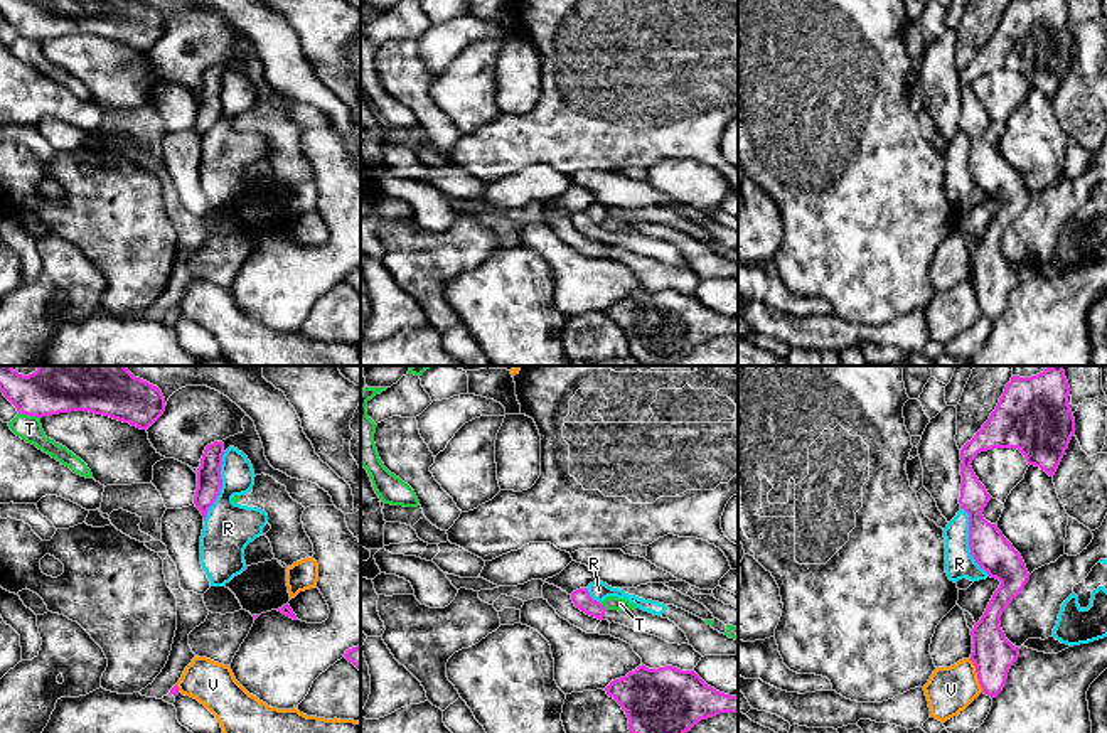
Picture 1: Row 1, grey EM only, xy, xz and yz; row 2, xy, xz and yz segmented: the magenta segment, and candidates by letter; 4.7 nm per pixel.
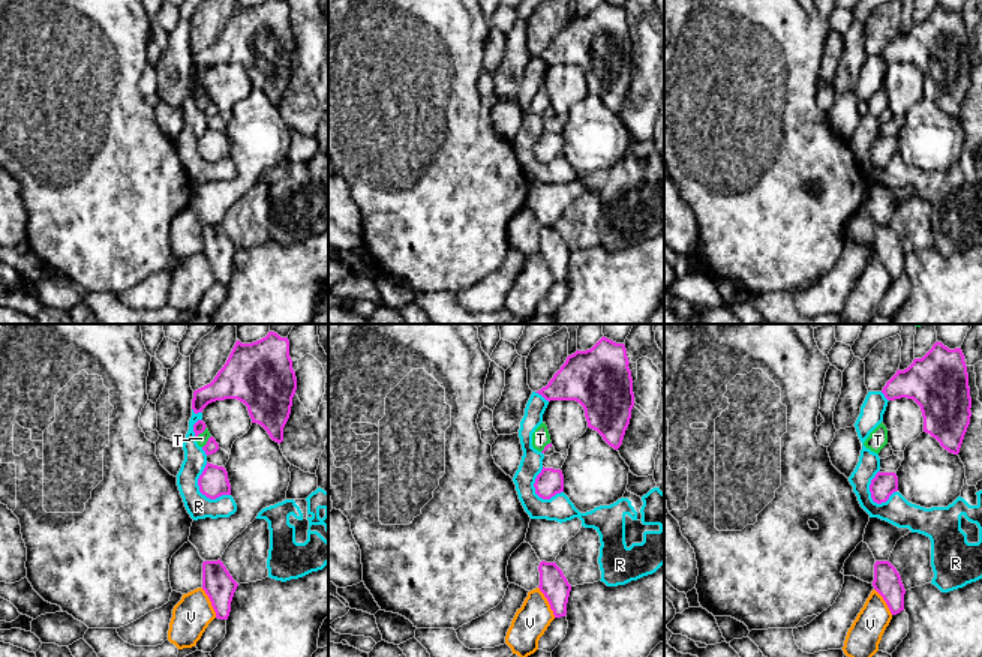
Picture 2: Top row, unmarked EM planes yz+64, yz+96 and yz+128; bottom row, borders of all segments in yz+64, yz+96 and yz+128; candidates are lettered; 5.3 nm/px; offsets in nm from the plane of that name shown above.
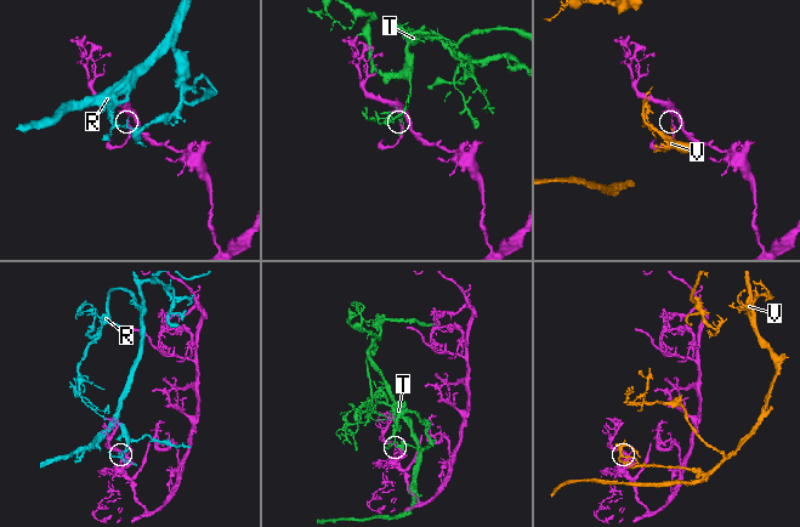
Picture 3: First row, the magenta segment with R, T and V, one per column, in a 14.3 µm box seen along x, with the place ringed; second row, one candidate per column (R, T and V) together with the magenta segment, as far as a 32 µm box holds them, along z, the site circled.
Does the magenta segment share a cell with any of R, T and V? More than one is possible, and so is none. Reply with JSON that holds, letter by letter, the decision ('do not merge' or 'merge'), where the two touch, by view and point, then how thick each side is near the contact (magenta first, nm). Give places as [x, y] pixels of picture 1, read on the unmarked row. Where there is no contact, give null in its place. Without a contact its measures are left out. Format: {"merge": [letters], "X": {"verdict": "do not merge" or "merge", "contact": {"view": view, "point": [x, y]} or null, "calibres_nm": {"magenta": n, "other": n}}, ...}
{"merge": [], "R": {"verdict": "do not merge", "contact": {"view": "yz", "point": [969, 164]}, "calibres_nm": {"magenta": 180, "other": 140}}, "T": {"verdict": "do not merge", "contact": {"view": "xy", "point": [29, 37]}, "calibres_nm": {"magenta": 190, "other": 120}}, "V": {"verdict": "do not merge", "contact": {"view": "yz", "point": [978, 297]}, "calibres_nm": {"magenta": 200, "other": 220}}}

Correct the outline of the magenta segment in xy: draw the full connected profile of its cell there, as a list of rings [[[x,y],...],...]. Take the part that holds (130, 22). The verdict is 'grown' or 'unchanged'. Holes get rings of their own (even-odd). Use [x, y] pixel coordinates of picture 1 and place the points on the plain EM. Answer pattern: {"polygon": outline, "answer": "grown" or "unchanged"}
{"polygon": [[[0,0],[0,13],[27,39],[89,34],[148,52],[165,34],[162,13],[140,0]]], "answer": "unchanged"}

